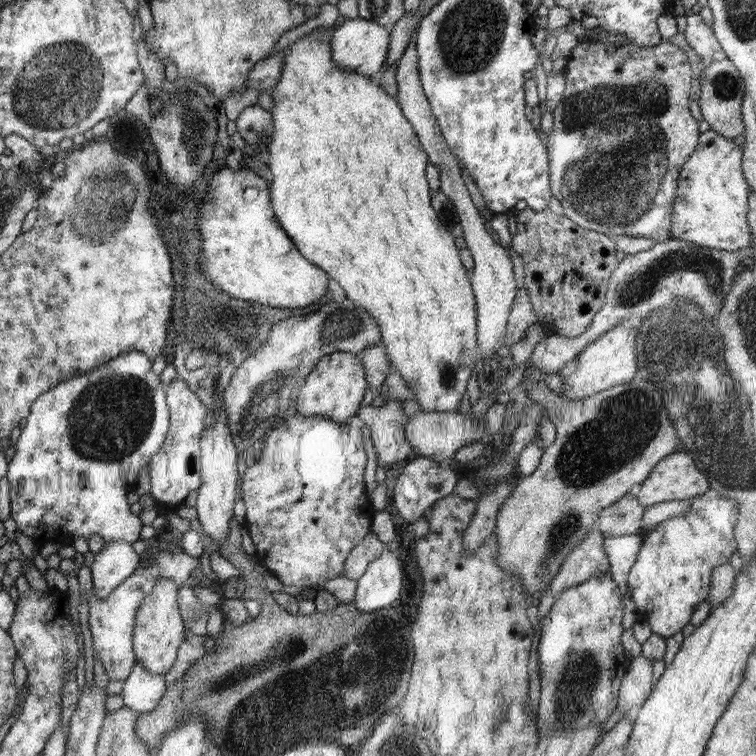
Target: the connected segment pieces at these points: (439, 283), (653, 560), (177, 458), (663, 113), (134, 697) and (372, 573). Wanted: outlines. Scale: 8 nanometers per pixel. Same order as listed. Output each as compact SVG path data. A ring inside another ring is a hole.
M333 29L329 30L326 40L321 40L315 36L315 30L310 34L307 34L304 38L296 40L292 45L288 46L289 52L285 56L285 63L283 64L283 69L277 82L277 85L270 90L271 97L274 99L273 109L270 110L273 116L273 128L272 137L270 137L270 143L268 143L268 151L270 152L268 168L272 171L272 184L271 184L271 196L272 196L272 207L275 208L276 218L279 219L280 226L284 226L284 230L288 230L288 234L292 234L296 246L300 246L300 252L304 254L304 258L308 258L308 262L316 262L316 266L320 266L322 270L328 270L328 276L338 282L338 284L344 289L346 296L350 299L356 306L363 308L375 318L375 321L379 323L380 329L380 344L385 348L386 354L391 361L392 370L398 370L400 376L404 378L403 382L407 384L408 388L412 389L415 396L415 401L420 404L420 410L424 412L452 412L456 411L460 400L464 398L464 392L466 392L466 384L470 380L470 374L474 372L476 368L476 360L478 360L478 352L476 352L476 304L474 304L474 295L472 294L473 286L470 286L468 282L468 272L466 268L462 266L460 262L460 256L458 256L458 248L454 244L454 236L450 236L448 229L439 221L436 220L436 212L432 208L430 203L431 189L430 183L427 181L427 168L430 157L427 152L423 150L422 144L419 142L418 133L414 130L411 121L403 113L402 107L399 105L397 100L394 100L380 85L372 84L370 76L362 76L361 74L356 74L351 68L345 68L345 66L337 66L337 62L331 59L331 34Z
M710 488L700 497L692 498L691 503L692 506L684 516L665 520L657 524L654 531L644 534L636 562L627 578L627 588L632 600L636 603L639 620L648 622L652 633L666 640L690 624L692 614L696 610L695 606L710 594L711 576L715 568L730 563L733 552L738 549L735 524L739 520L739 507L735 506L735 500L724 498Z
M176 379L169 382L167 390L168 406L171 406L171 432L167 434L163 448L151 458L149 495L156 502L166 508L176 509L184 504L184 499L192 490L200 486L200 468L192 462L198 462L200 458L200 434L204 426L208 424L210 410L204 402L198 400L198 396L188 388L184 379Z
M581 40L571 50L571 55L567 59L568 62L563 70L566 83L565 91L553 112L554 125L550 136L548 136L550 182L554 196L562 203L564 208L563 215L581 227L607 234L612 238L620 235L631 236L632 238L651 238L656 243L672 238L672 206L674 206L676 199L677 181L682 166L690 159L691 154L698 149L700 141L698 120L692 118L690 110L688 110L688 102L690 102L688 92L690 92L690 82L692 82L692 78L690 78L692 76L692 66L690 66L686 54L678 48L678 45L666 40L656 46L616 45L616 43L608 41ZM626 116L628 118L634 116L634 124L624 124Z
M138 660L131 671L129 678L124 680L124 690L121 693L124 704L139 713L153 711L168 690L165 676L150 674Z
M386 549L376 557L368 567L368 570L358 579L353 605L360 613L372 613L394 604L400 596L402 588L402 561L398 559L396 551Z

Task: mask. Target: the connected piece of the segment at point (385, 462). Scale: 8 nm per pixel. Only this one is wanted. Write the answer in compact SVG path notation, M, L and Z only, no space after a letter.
M390 399L387 403L378 401L359 412L358 421L370 429L377 466L388 468L390 464L404 460L413 451L407 441L407 432L404 431L409 418L400 402L400 399Z

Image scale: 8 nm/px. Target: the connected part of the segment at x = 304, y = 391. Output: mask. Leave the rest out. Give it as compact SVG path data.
M348 352L329 354L321 358L317 368L306 378L304 385L298 389L294 411L302 416L322 416L331 418L334 423L348 424L348 418L356 416L360 402L366 392L367 375L361 357Z

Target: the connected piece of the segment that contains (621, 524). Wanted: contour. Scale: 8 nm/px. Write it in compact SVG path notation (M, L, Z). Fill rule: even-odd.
M626 493L620 501L605 508L600 514L597 527L604 535L626 536L642 533L643 514L646 508L639 499Z

